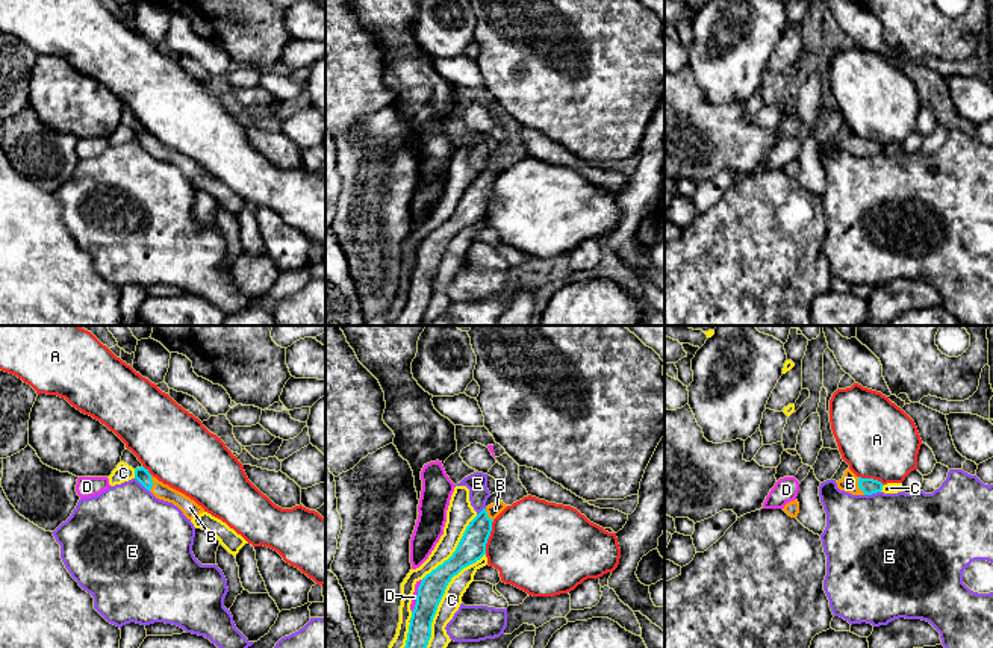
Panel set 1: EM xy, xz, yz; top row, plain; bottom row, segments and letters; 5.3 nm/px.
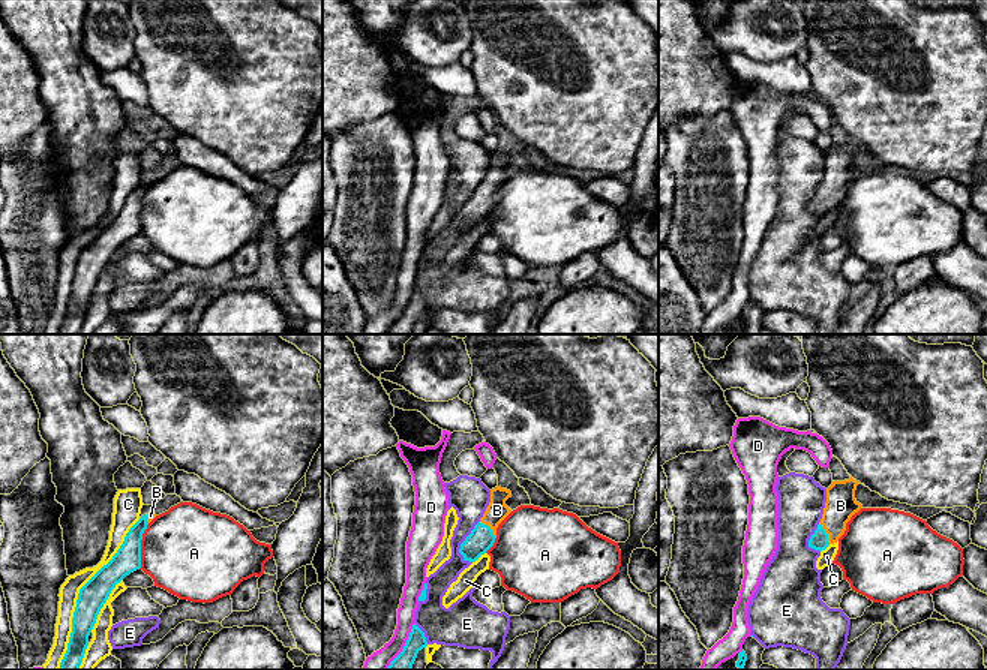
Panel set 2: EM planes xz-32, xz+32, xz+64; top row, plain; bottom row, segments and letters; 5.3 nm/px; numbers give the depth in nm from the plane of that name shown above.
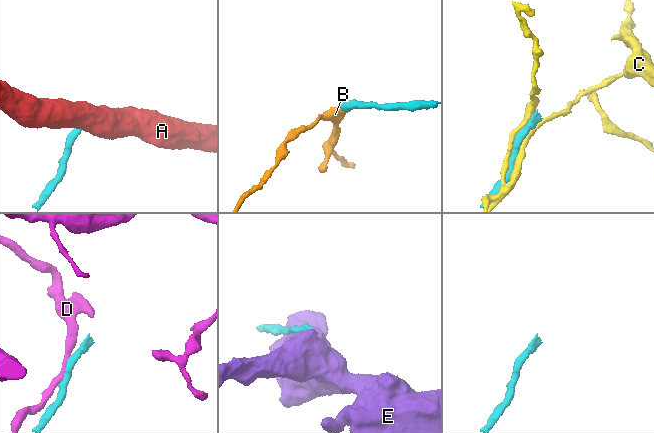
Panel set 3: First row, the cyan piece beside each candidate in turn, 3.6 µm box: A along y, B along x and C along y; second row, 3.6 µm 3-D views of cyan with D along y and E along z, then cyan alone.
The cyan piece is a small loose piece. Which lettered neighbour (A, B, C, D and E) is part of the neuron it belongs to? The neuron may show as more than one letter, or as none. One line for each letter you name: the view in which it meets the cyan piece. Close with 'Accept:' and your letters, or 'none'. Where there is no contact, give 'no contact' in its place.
B: contact in yz
Accept: B

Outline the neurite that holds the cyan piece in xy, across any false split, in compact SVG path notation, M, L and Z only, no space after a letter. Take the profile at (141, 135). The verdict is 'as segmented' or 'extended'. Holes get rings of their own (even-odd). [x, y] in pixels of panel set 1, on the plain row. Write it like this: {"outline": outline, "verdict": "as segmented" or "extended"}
{"outline": "M144 127L135 130L135 139L156 159L177 167L188 180L192 180L194 177L204 173L204 170L198 167L194 160L159 142Z", "verdict": "extended"}

